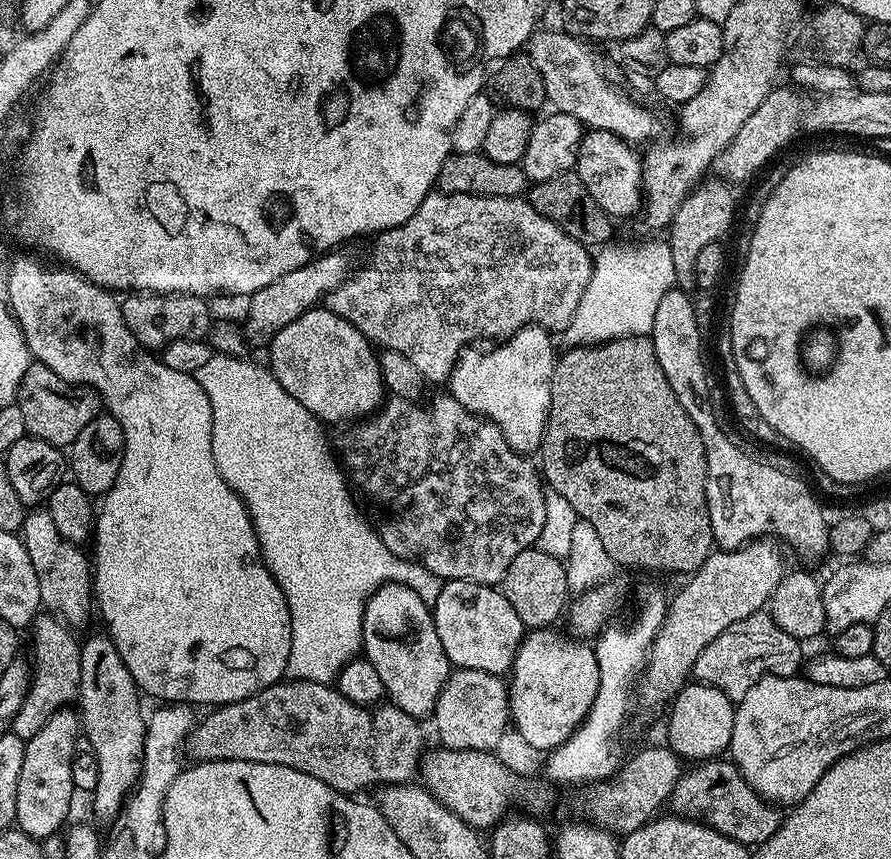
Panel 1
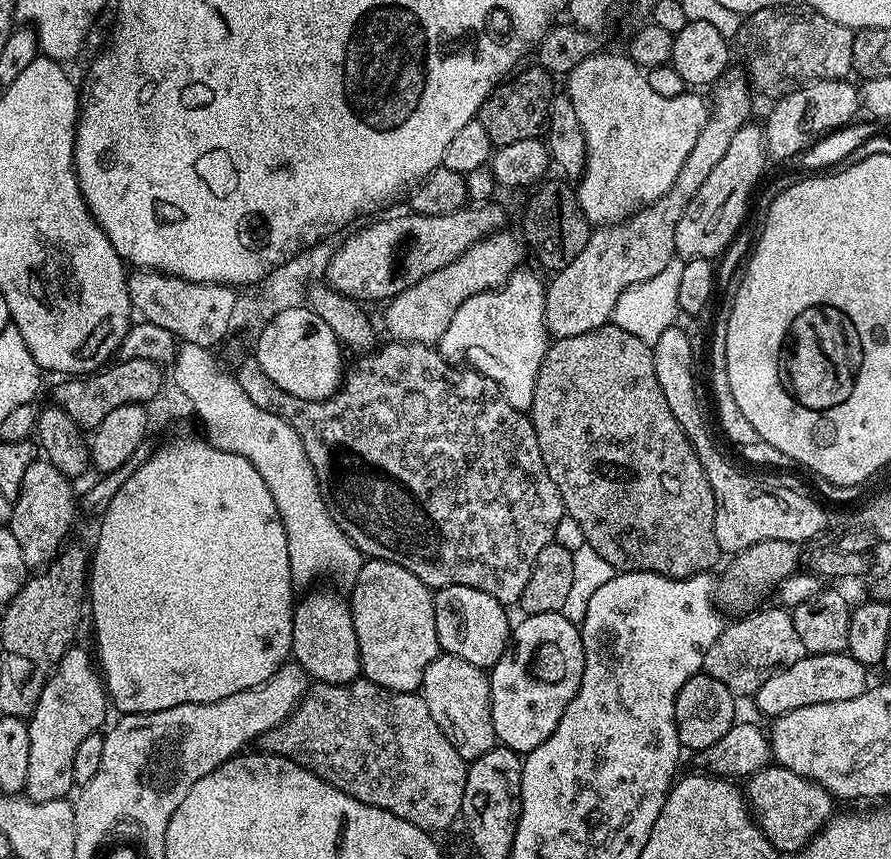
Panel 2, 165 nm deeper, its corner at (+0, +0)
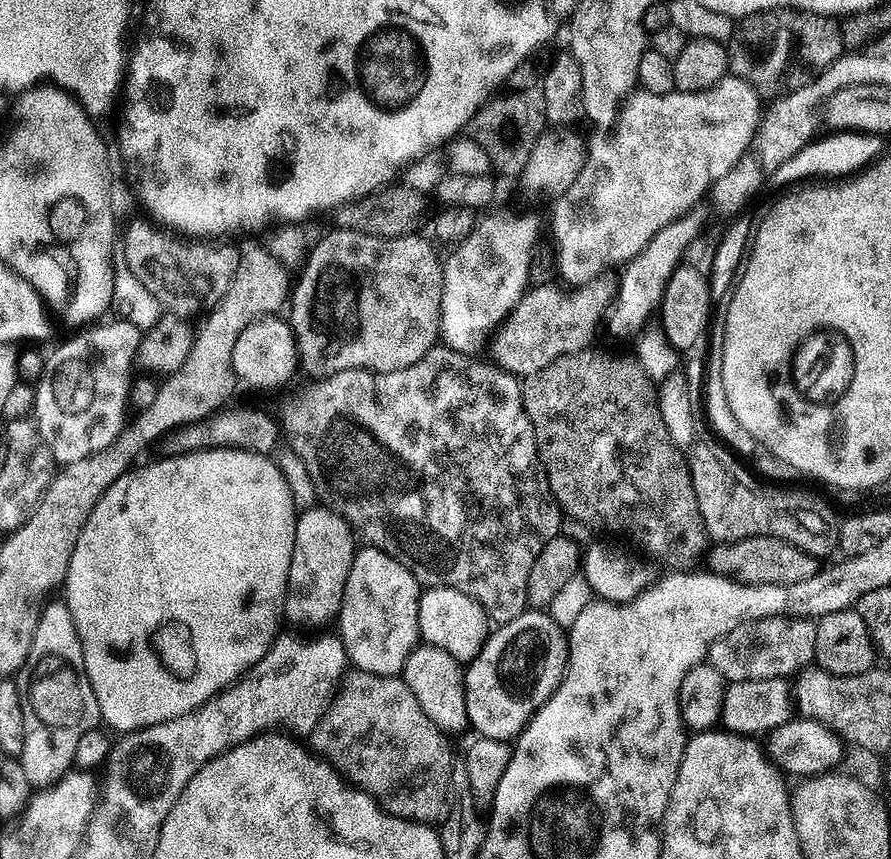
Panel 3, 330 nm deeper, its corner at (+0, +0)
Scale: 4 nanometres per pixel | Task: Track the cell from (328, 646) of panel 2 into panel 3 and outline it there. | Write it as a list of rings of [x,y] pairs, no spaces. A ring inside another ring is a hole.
[[[308,506],[297,515],[294,554],[290,558],[284,616],[300,628],[320,628],[337,619],[342,606],[344,583],[358,551],[352,528],[337,512],[323,506]]]

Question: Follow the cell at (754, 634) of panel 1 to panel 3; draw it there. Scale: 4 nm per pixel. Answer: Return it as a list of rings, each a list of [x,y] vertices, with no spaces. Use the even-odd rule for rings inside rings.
[[[767,616],[761,620],[748,620],[713,642],[708,651],[707,663],[712,664],[714,670],[718,670],[718,674],[722,674],[728,682],[775,676],[792,678],[815,661],[815,637],[816,625],[808,618]]]

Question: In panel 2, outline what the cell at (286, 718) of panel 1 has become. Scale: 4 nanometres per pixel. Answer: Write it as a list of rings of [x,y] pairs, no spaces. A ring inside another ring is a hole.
[[[363,678],[351,680],[349,684],[321,684],[316,682],[304,693],[294,711],[284,721],[278,726],[266,730],[260,736],[258,744],[263,751],[270,753],[271,756],[281,756],[290,762],[294,762],[299,768],[305,768],[314,774],[318,774],[318,778],[322,778],[333,784],[338,790],[350,794],[350,798],[354,798],[358,802],[366,802],[370,806],[378,806],[398,818],[406,818],[406,822],[414,822],[414,826],[418,826],[423,832],[439,834],[443,828],[450,827],[455,820],[457,823],[460,816],[462,794],[466,790],[469,761],[464,760],[462,754],[458,754],[458,750],[454,750],[454,746],[450,746],[450,738],[446,738],[446,734],[442,734],[442,730],[438,730],[438,722],[434,722],[434,717],[430,714],[430,706],[426,706],[423,695],[416,692],[386,690],[382,686]]]

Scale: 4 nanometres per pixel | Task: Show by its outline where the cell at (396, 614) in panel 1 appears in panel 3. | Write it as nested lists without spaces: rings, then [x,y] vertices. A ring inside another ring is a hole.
[[[367,546],[357,551],[344,583],[338,617],[338,635],[353,669],[379,676],[403,673],[406,658],[421,643],[418,626],[421,591],[414,574],[402,562],[390,558],[390,554]]]

